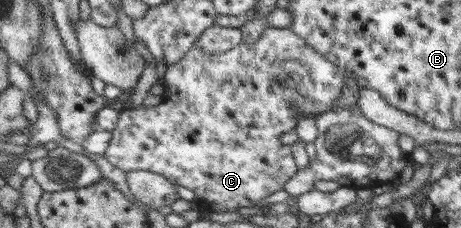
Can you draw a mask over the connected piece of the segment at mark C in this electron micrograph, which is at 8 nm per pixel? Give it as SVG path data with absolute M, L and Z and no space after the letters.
M268 26L258 36L254 44L246 44L244 40L240 40L236 46L226 50L224 53L210 53L208 55L208 53L202 53L194 44L180 61L176 62L175 65L166 67L163 81L164 92L160 105L146 107L141 104L137 109L133 109L132 107L130 110L123 110L119 113L118 124L111 132L111 141L103 157L125 173L128 171L137 171L138 169L158 173L166 177L166 180L170 181L173 185L177 184L192 190L196 194L194 202L202 205L206 209L206 212L209 212L212 204L220 205L220 211L237 211L239 207L256 206L262 199L269 197L277 191L284 190L286 182L297 174L299 170L294 162L290 146L281 143L281 136L284 133L295 132L297 124L303 116L315 120L319 114L331 111L334 101L342 95L342 87L344 87L346 79L340 74L339 66L336 66L334 62L328 61L326 57L308 46L302 37L296 34L292 28Z

